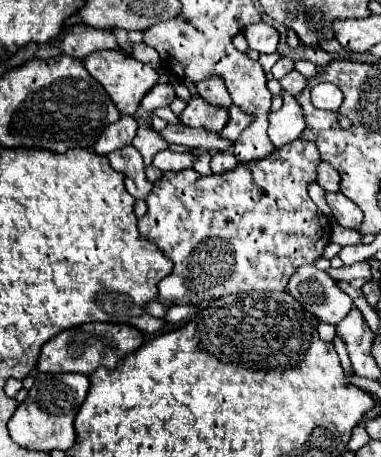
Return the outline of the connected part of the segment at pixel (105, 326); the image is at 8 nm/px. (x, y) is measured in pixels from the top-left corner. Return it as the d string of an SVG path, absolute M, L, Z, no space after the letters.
M85 323L79 327L65 329L63 333L49 339L39 355L37 371L41 373L81 373L91 375L97 367L115 367L123 355L137 351L143 343L143 333L131 325L119 323Z

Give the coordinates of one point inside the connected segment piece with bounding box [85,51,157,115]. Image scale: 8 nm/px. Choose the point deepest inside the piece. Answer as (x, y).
(126, 80)

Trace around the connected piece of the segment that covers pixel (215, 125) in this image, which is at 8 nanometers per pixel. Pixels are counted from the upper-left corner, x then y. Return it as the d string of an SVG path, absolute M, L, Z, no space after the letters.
M195 97L187 103L183 113L179 113L179 121L187 127L219 133L227 123L227 115L229 115L229 111L223 111L219 107L211 107L209 103L203 103L203 99Z

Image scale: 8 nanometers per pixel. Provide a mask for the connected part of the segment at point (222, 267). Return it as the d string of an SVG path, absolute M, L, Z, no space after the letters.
M291 141L279 149L275 149L273 153L269 153L265 159L257 159L257 161L251 161L251 163L239 163L233 171L227 171L223 175L209 175L209 177L203 177L199 175L195 169L181 169L177 173L163 173L163 177L153 185L151 193L147 195L147 215L139 219L139 231L145 239L153 241L171 261L173 261L173 271L159 281L159 297L157 301L163 303L163 305L203 305L207 301L213 301L217 297L223 297L223 295L233 295L233 293L249 293L249 291L285 291L287 289L287 281L289 281L289 275L295 273L297 267L305 265L305 263L315 263L315 259L321 257L325 245L329 243L331 239L331 223L327 227L325 223L325 217L321 215L321 211L317 209L317 205L309 199L307 195L307 185L315 181L315 171L317 171L317 165L321 163L319 159L319 151L317 151L317 143L309 143L309 141Z

